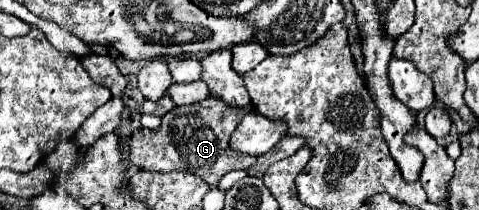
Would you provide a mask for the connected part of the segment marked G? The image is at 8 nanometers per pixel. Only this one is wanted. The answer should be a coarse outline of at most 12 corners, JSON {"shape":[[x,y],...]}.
{"shape":[[217,97],[133,133],[129,163],[185,169],[211,187],[233,169],[263,177],[305,139],[259,157],[229,147],[241,117]]}

